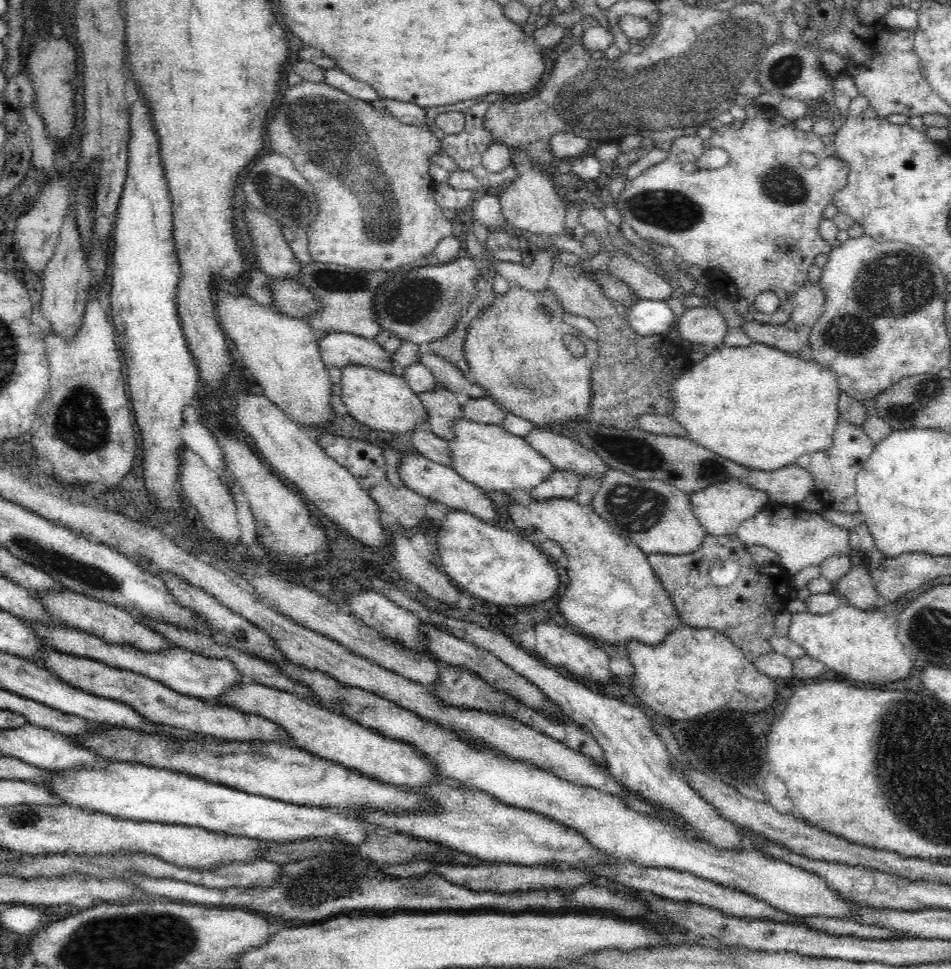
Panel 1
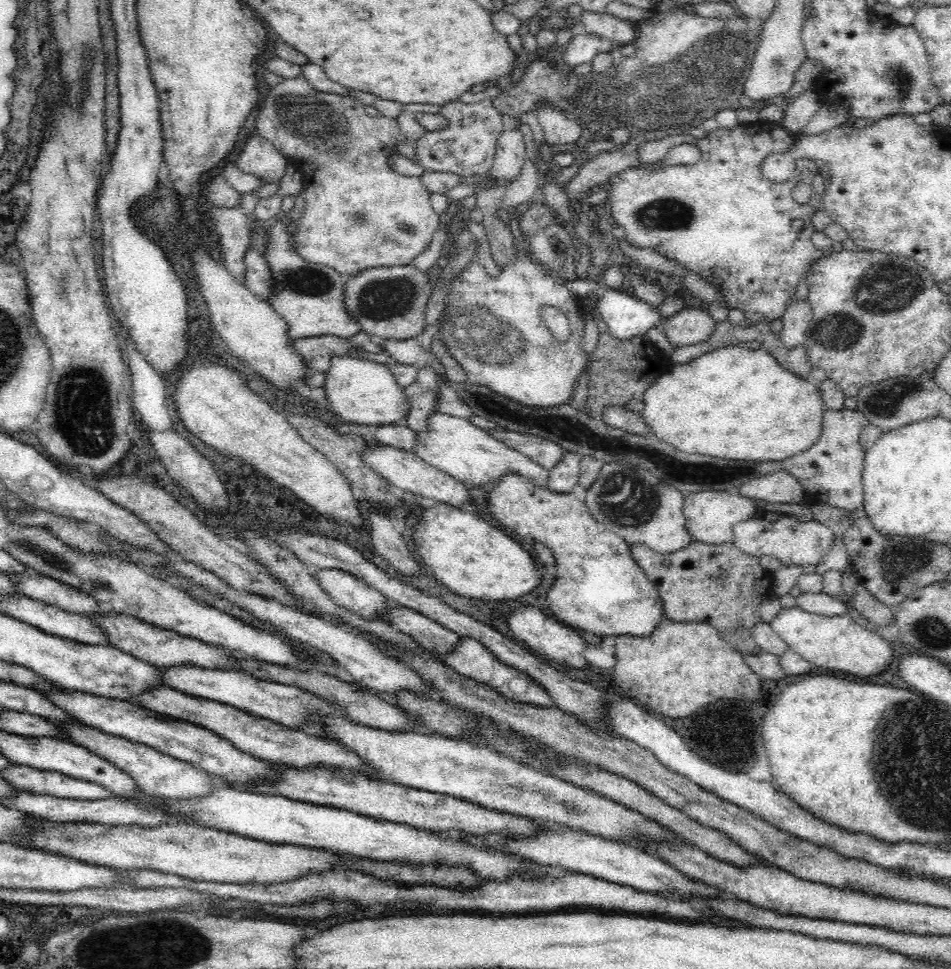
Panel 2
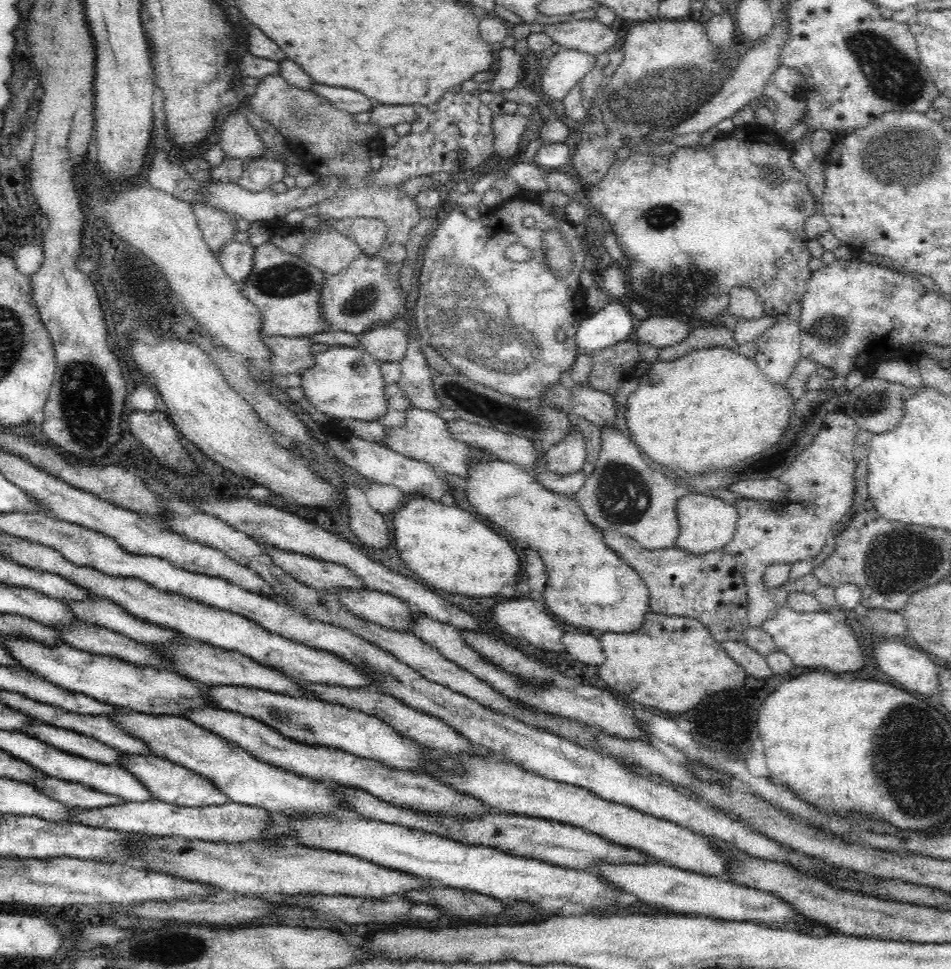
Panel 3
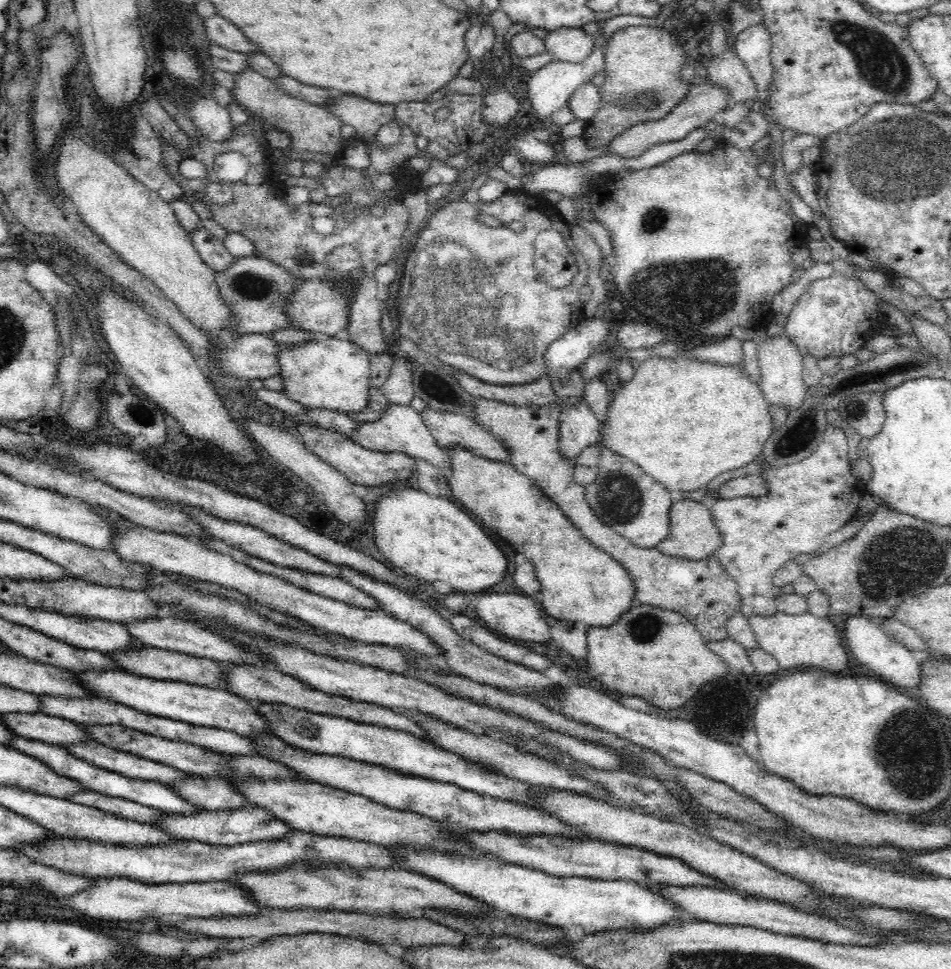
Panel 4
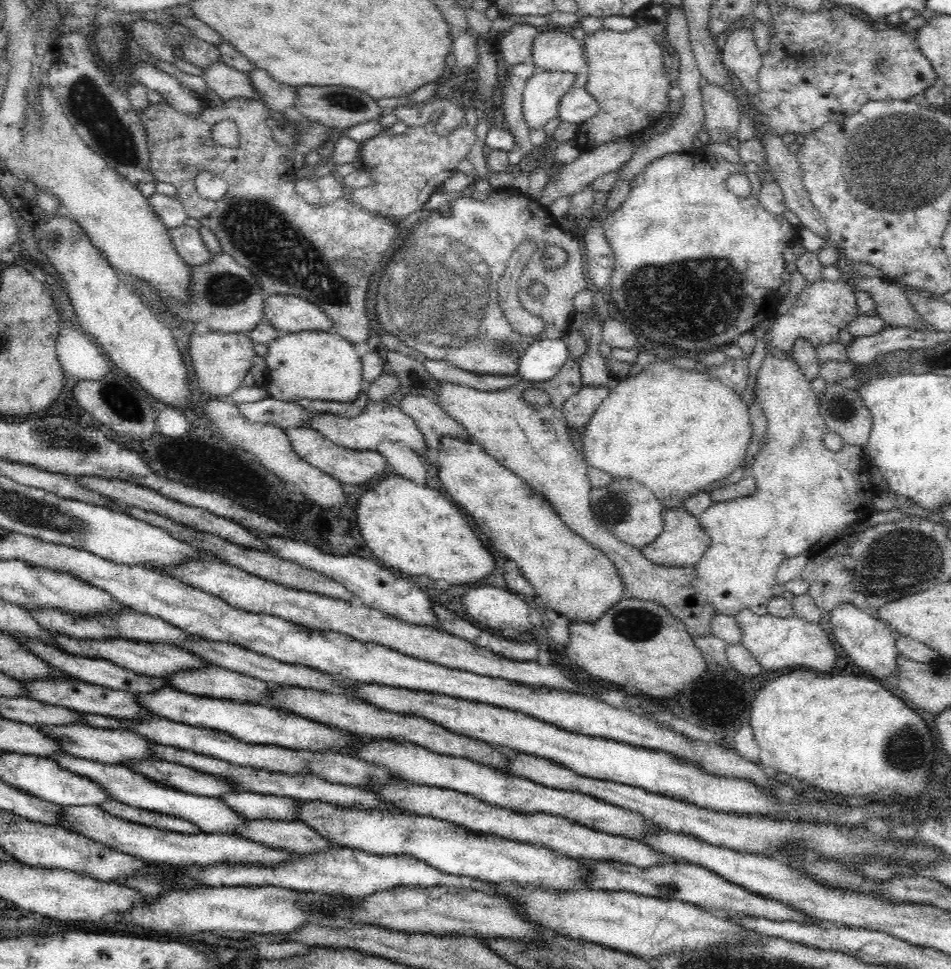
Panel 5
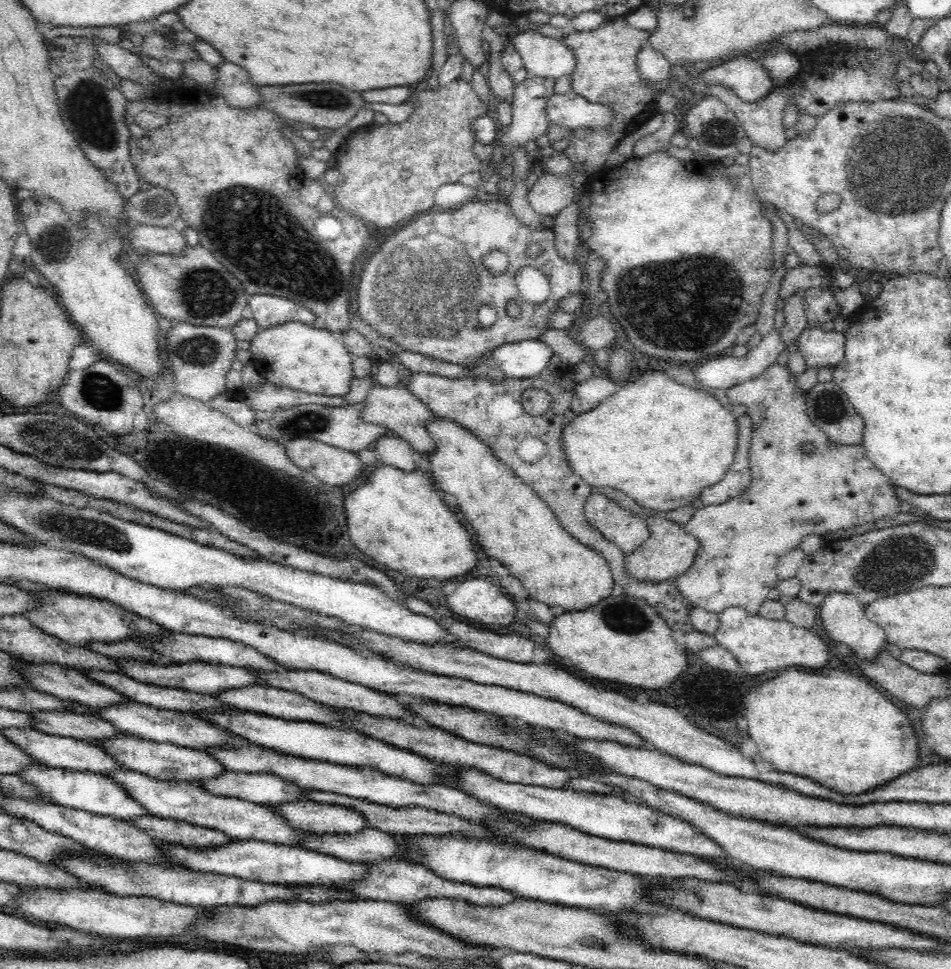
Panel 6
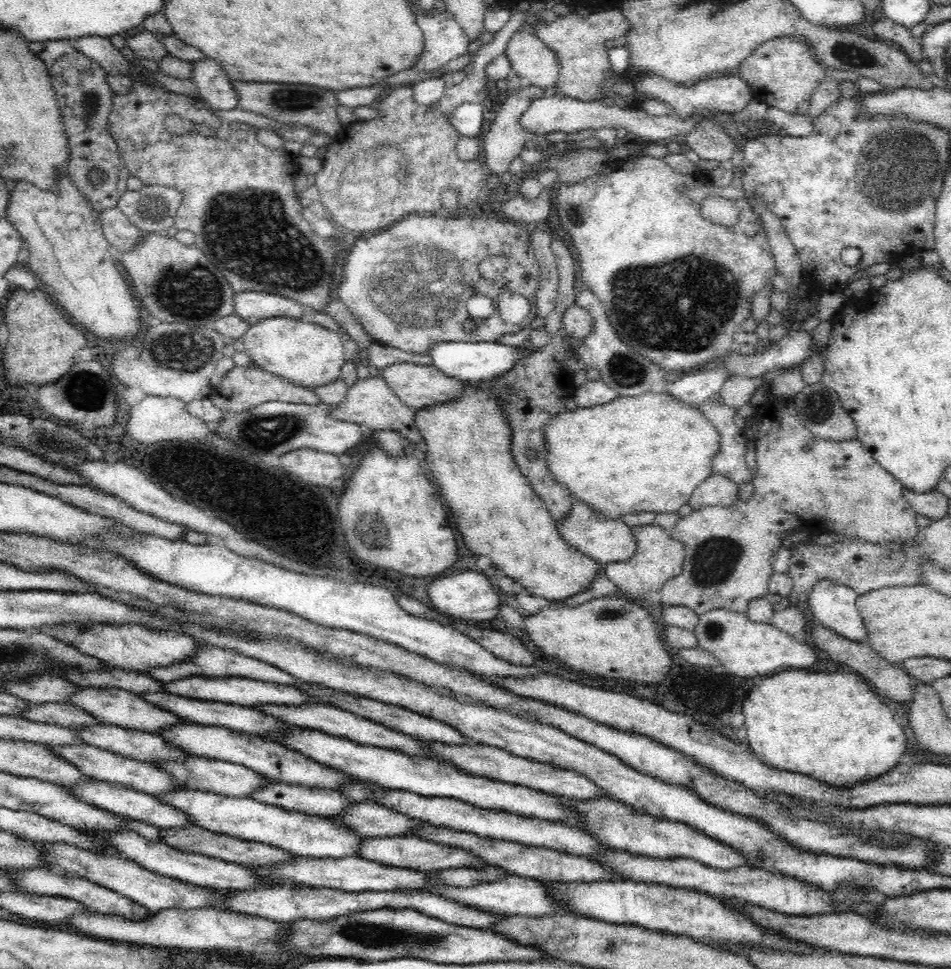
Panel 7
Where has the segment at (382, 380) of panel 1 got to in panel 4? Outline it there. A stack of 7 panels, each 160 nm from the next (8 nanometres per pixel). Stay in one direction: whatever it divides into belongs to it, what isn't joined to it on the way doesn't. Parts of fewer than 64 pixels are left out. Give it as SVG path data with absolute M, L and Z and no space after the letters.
M328 336L326 340L290 345L292 347L286 347L278 352L278 365L280 365L278 375L283 383L282 393L286 397L310 408L326 408L328 410L340 411L341 413L360 412L366 406L368 390L371 388L368 382L370 380L370 354L363 348L360 348L350 340L341 340L334 336Z

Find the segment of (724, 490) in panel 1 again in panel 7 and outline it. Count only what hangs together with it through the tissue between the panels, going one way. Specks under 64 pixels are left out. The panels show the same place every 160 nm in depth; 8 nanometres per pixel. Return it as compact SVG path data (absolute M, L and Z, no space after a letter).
M658 525L634 526L631 534L636 538L634 556L624 561L612 561L604 564L604 574L616 586L616 594L631 601L641 602L652 592L659 593L666 581L676 576L682 570L684 560L684 545L672 539L668 530Z

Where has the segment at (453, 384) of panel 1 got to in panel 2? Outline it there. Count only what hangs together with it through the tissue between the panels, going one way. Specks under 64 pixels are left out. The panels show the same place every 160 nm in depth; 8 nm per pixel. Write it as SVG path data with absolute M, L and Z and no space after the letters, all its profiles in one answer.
M397 338L377 339L380 347L384 348L389 358L395 360L396 363L409 364L415 367L422 367L424 364L429 364L444 380L444 367L438 362L432 353L426 352L422 347L418 338Z

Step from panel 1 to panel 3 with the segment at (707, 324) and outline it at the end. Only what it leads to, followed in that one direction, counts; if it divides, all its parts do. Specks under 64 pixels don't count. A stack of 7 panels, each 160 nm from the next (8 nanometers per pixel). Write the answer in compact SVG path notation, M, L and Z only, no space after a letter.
M646 317L634 325L631 338L638 343L663 349L684 340L691 330L688 322L678 318Z

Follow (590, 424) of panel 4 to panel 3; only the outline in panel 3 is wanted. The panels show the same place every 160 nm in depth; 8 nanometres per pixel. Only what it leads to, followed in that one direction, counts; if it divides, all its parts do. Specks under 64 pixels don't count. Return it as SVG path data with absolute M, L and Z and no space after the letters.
M570 424L570 432L553 444L546 452L548 471L560 475L572 475L583 468L587 458L584 435L577 424Z

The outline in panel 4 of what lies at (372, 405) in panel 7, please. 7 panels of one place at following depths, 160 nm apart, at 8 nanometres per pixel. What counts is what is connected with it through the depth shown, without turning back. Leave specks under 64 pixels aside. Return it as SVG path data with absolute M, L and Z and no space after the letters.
M429 404L418 413L438 447L444 449L452 444L459 444L470 449L474 454L492 461L509 460L508 449L504 447L504 443L471 417L436 410Z

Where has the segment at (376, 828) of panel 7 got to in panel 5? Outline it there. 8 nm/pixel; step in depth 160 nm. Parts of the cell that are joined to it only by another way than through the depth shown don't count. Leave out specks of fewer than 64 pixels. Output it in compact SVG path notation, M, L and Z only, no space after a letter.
M236 791L221 796L230 808L244 818L252 819L294 819L297 820L299 801L273 794L258 794L252 791Z

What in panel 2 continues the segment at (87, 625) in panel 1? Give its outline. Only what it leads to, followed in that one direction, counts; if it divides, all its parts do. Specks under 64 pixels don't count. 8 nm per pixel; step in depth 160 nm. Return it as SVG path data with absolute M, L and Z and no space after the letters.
M110 614L92 615L91 619L101 626L114 647L158 667L160 670L182 665L192 665L204 669L234 670L242 669L237 664L237 657L226 648L211 645L196 637L185 637L173 630L166 630L138 620L130 615Z

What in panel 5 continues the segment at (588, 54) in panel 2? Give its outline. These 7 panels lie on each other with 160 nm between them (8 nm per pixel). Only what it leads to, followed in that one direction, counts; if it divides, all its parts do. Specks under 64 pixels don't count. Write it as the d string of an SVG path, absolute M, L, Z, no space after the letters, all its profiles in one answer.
M542 71L536 72L527 79L522 92L523 116L529 130L543 128L550 120L558 118L558 102L562 94L571 89L572 82L576 78L576 73L560 71Z

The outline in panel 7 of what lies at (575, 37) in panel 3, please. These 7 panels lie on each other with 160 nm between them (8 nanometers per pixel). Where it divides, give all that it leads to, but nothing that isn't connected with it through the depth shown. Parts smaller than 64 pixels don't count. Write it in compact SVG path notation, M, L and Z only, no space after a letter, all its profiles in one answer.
M524 27L524 32L515 32L510 38L510 41L507 43L507 48L505 51L505 56L508 61L510 61L511 69L520 77L527 78L530 81L530 84L538 86L540 88L550 88L554 87L556 84L556 78L558 78L558 70L560 70L560 63L554 55L554 52L551 52L533 33L530 31L530 34L526 32L526 27Z

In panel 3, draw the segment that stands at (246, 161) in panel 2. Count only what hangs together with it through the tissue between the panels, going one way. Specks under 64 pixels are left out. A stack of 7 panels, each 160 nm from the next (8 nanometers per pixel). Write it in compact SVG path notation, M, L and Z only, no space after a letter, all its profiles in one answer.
M238 113L224 118L218 130L218 141L222 151L230 158L259 159L264 154L265 144L248 120Z

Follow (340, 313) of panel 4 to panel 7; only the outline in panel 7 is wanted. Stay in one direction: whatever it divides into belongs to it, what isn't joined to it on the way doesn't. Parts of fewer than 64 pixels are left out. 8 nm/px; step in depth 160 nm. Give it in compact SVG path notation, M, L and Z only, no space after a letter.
M242 290L234 292L234 313L249 325L262 318L286 316L300 319L304 313L301 302L280 294Z

